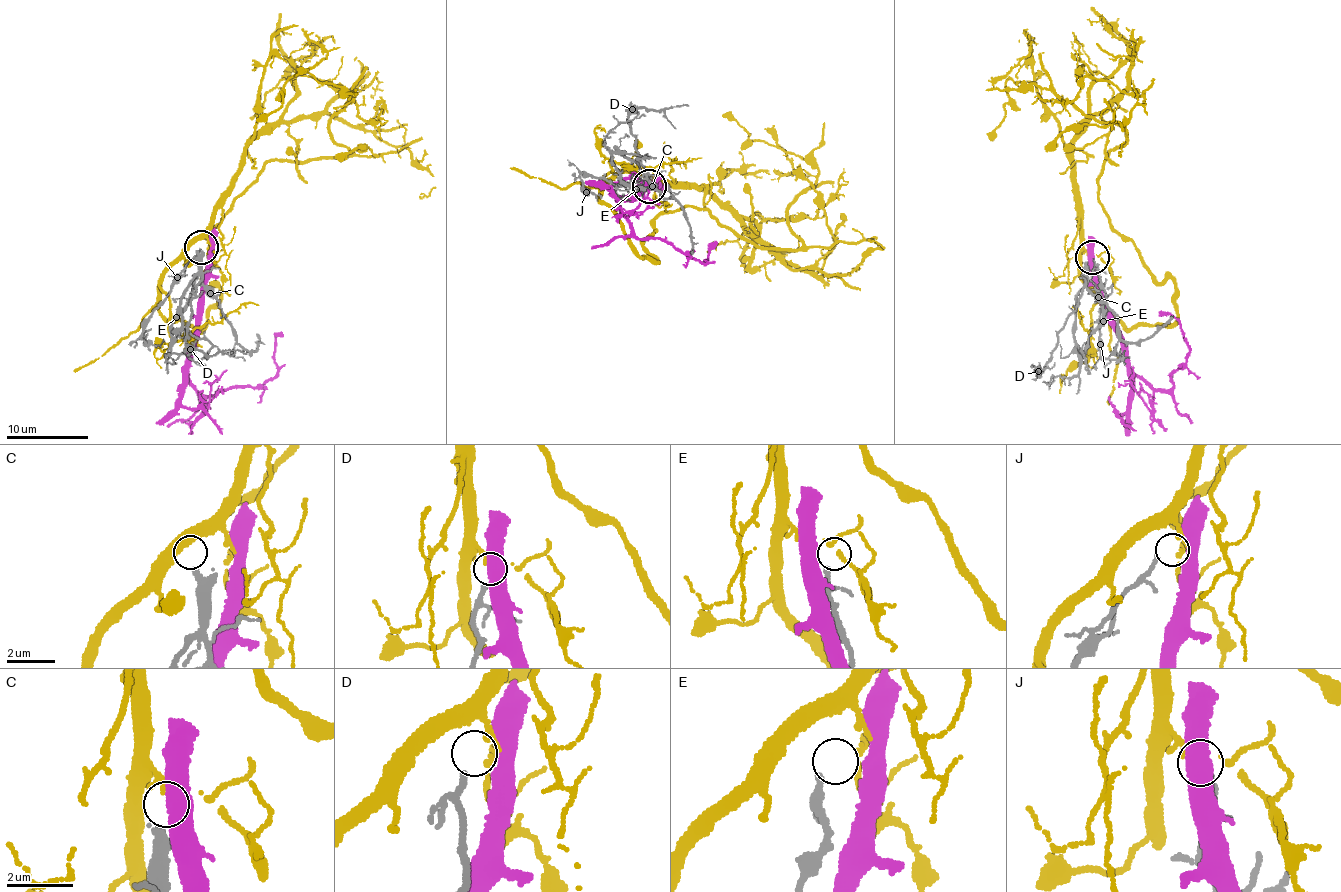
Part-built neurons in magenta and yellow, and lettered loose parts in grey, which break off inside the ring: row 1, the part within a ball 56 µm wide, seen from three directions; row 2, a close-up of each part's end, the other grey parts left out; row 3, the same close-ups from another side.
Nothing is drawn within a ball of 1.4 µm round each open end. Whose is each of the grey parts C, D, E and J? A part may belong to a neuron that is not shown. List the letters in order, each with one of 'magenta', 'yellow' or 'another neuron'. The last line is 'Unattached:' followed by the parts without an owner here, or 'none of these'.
C: another neuron
D: another neuron
E: another neuron
J: magenta
Unattached: C, D, E

